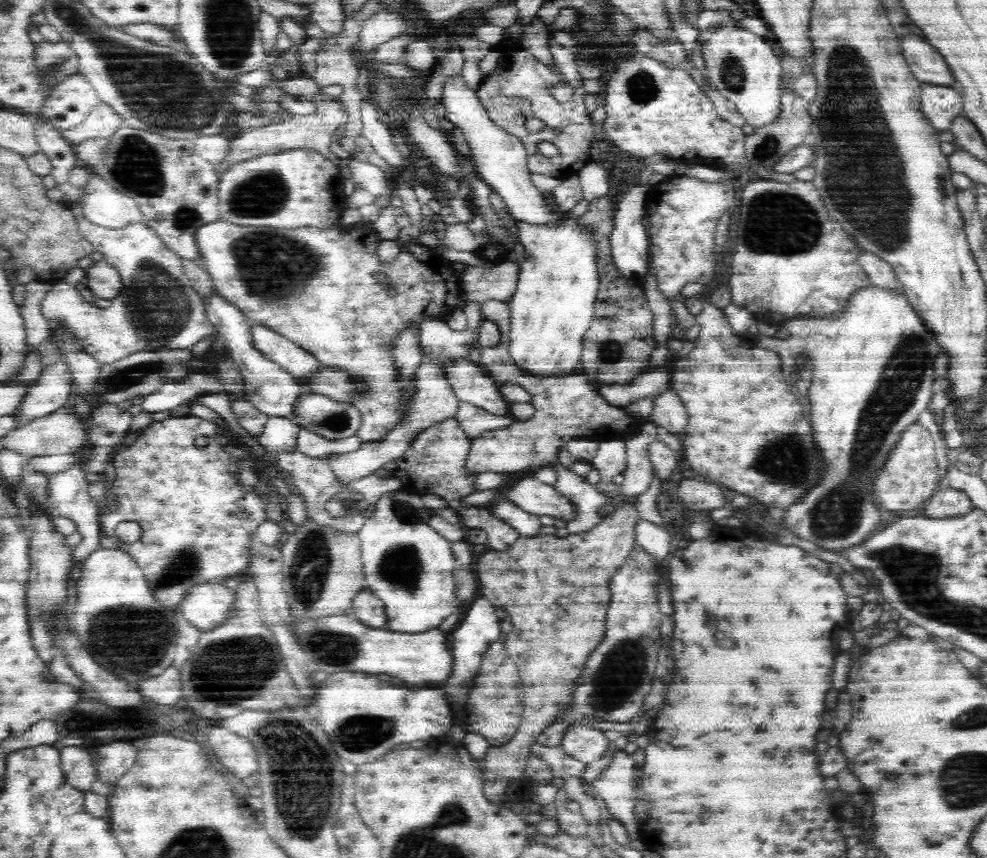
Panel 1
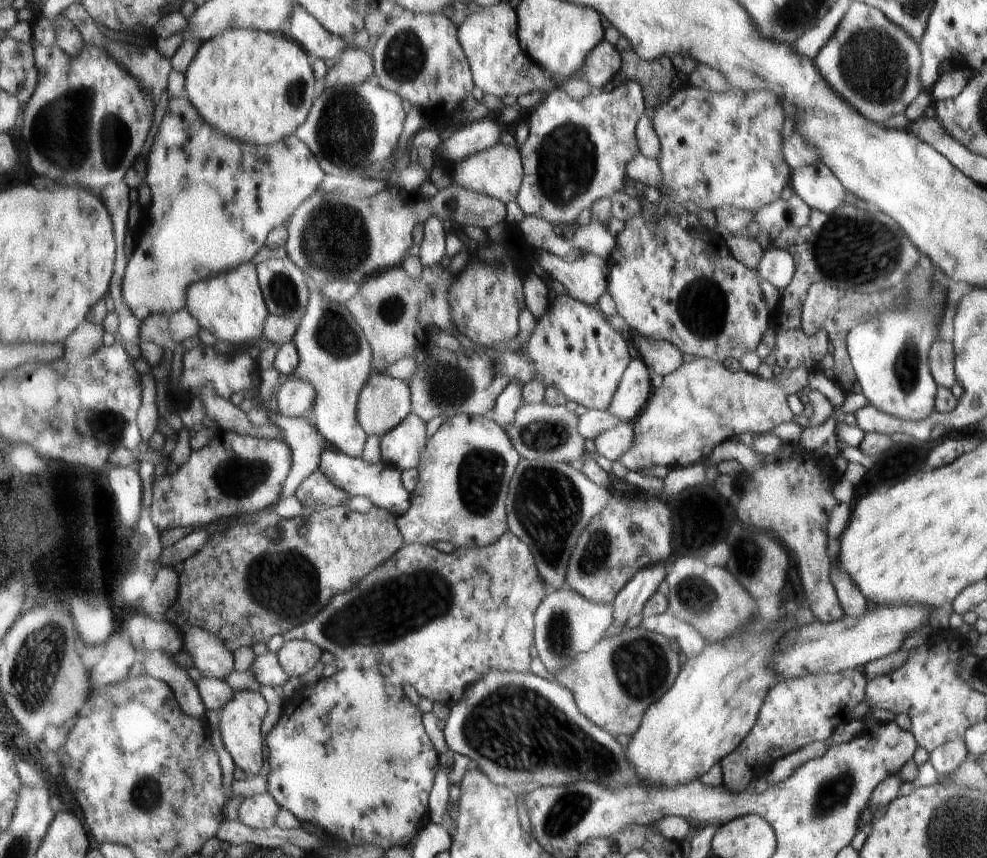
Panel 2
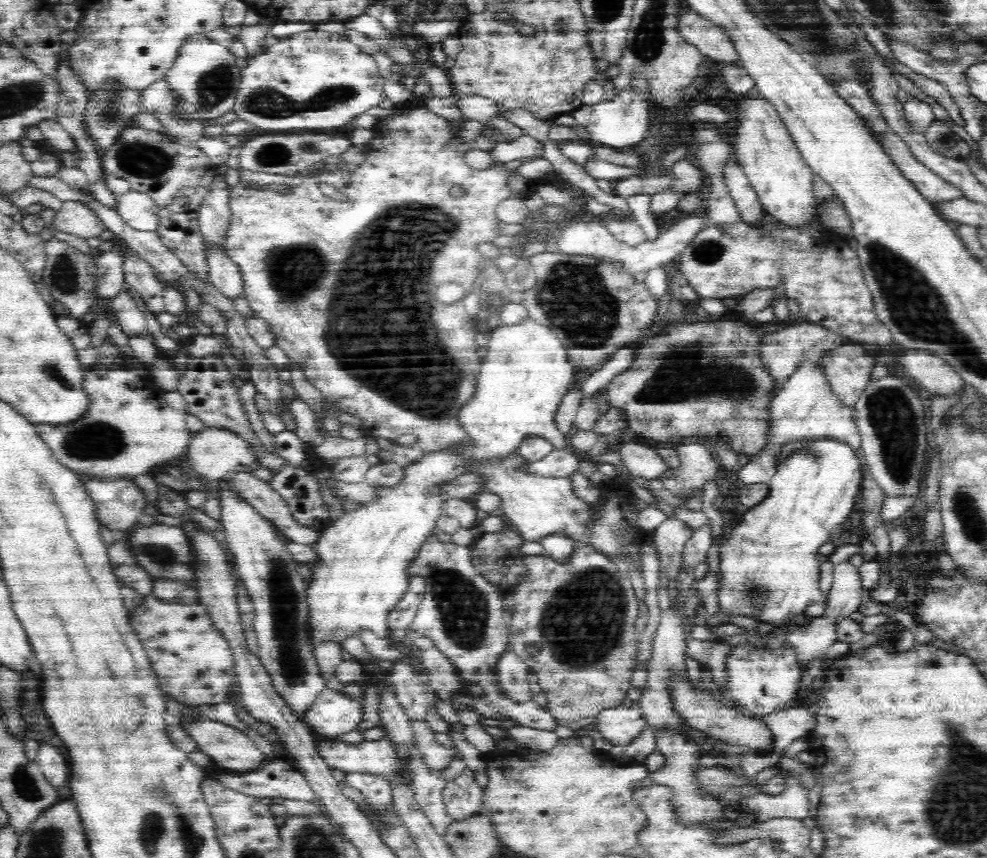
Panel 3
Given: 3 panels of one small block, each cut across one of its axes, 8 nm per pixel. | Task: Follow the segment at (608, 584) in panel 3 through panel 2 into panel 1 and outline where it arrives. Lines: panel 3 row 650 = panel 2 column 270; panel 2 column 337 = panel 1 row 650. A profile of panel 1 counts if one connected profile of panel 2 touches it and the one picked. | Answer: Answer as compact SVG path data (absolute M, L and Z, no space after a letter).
M630 496L616 507L610 518L591 530L576 530L576 534L568 533L566 537L539 534L520 536L508 550L487 549L473 566L483 596L495 607L499 606L510 614L503 641L510 658L518 667L524 691L524 712L518 732L503 746L491 747L481 763L484 796L492 803L501 804L500 798L505 796L509 784L525 778L526 764L532 754L530 747L536 743L538 735L571 706L576 682L584 673L586 660L606 636L606 614L610 606L608 582L636 546L635 524L642 519L634 507L636 497Z

